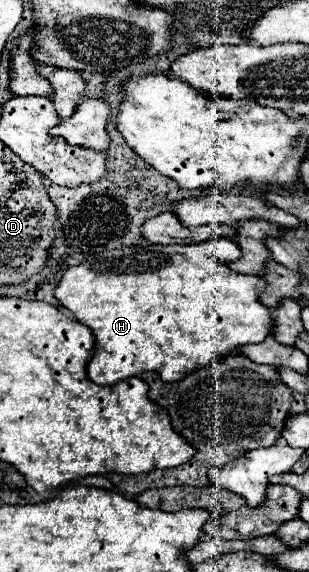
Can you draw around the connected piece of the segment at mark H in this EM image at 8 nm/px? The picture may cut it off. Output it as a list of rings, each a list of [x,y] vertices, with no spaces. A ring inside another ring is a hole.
[[[223,236],[187,246],[153,246],[143,240],[129,248],[105,250],[71,266],[57,284],[55,298],[75,320],[91,328],[95,336],[93,356],[87,362],[87,378],[95,384],[109,386],[145,370],[153,370],[163,382],[177,382],[185,378],[185,374],[199,370],[199,366],[209,366],[221,354],[231,354],[237,352],[239,346],[265,340],[265,336],[273,332],[273,318],[271,310],[257,298],[267,282],[261,276],[233,272],[227,262],[239,256],[241,250],[237,244]]]

